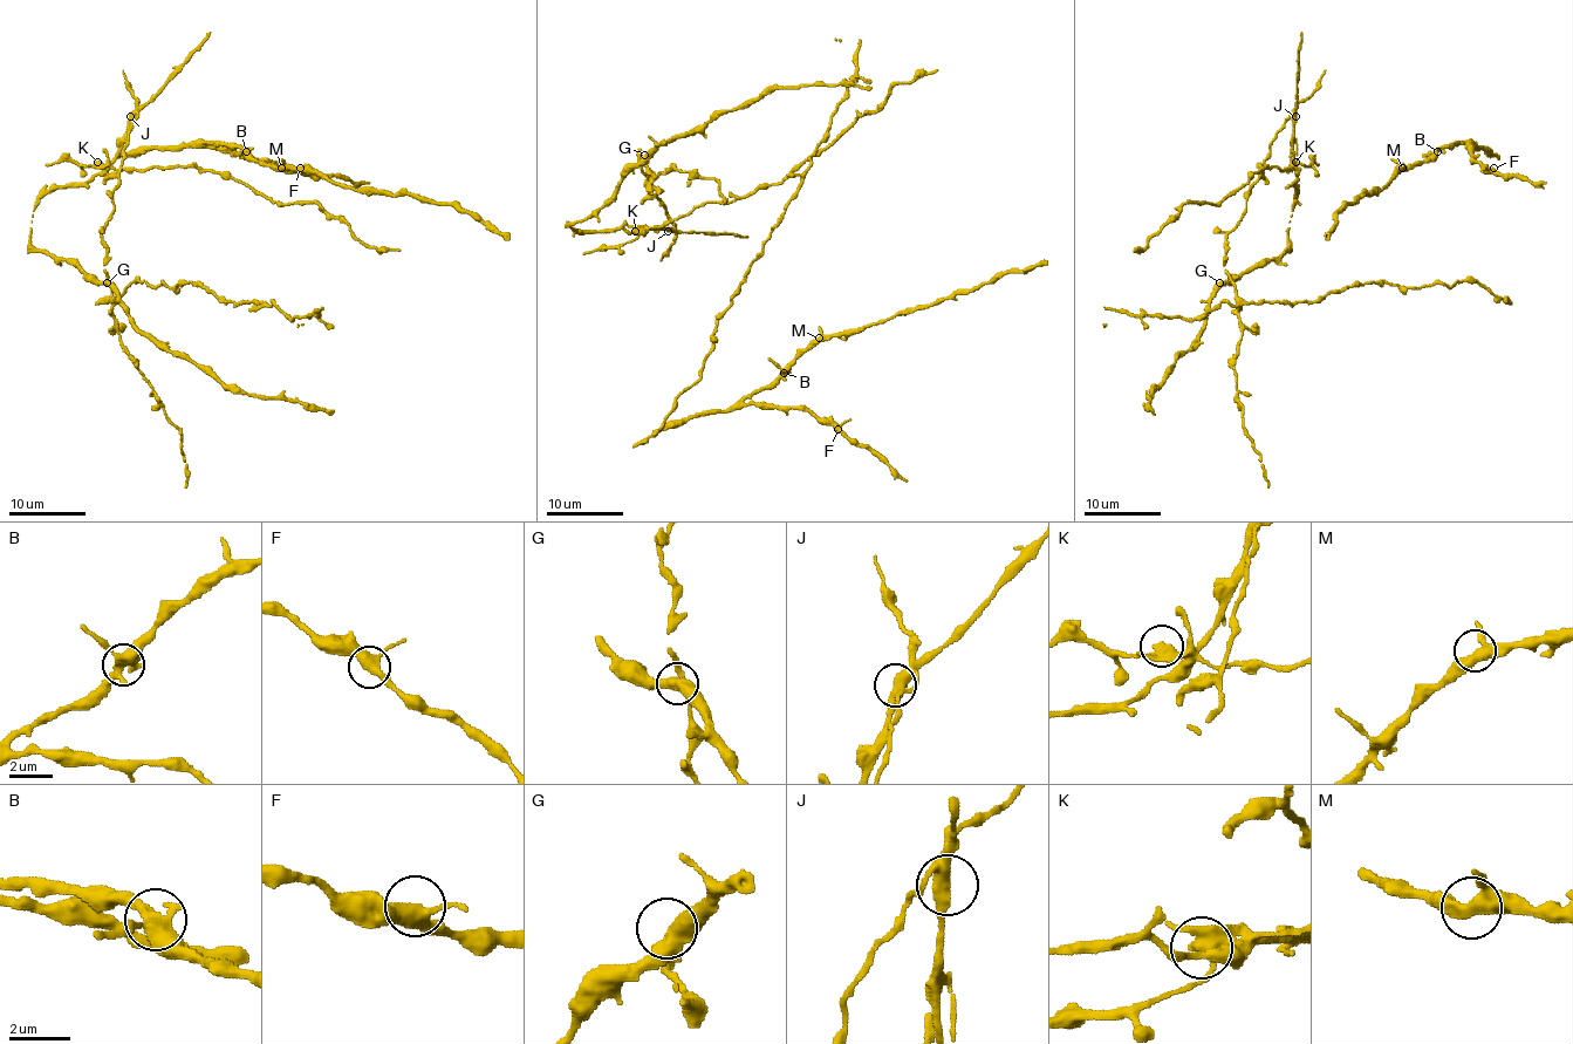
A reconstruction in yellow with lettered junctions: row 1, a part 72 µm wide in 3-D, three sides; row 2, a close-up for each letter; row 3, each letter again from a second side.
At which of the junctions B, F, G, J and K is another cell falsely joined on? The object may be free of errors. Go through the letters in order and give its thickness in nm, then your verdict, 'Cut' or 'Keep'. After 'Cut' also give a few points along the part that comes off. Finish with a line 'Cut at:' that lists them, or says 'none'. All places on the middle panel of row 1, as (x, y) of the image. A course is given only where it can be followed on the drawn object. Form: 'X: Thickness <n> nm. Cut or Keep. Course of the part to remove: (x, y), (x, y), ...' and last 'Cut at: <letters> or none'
B: Thickness 420 nm. Keep
F: Thickness 420 nm. Keep
G: Thickness 420 nm. Keep
J: Thickness 380 nm. Keep
K: Thickness 360 nm. Keep
Cut at: none

